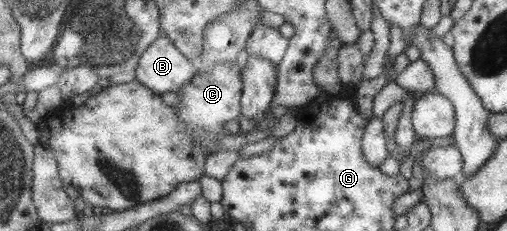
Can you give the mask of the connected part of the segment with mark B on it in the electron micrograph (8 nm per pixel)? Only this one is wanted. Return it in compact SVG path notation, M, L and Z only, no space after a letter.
M162 30L157 42L142 55L137 75L138 81L160 95L178 92L195 73L196 63L182 56L177 45Z

